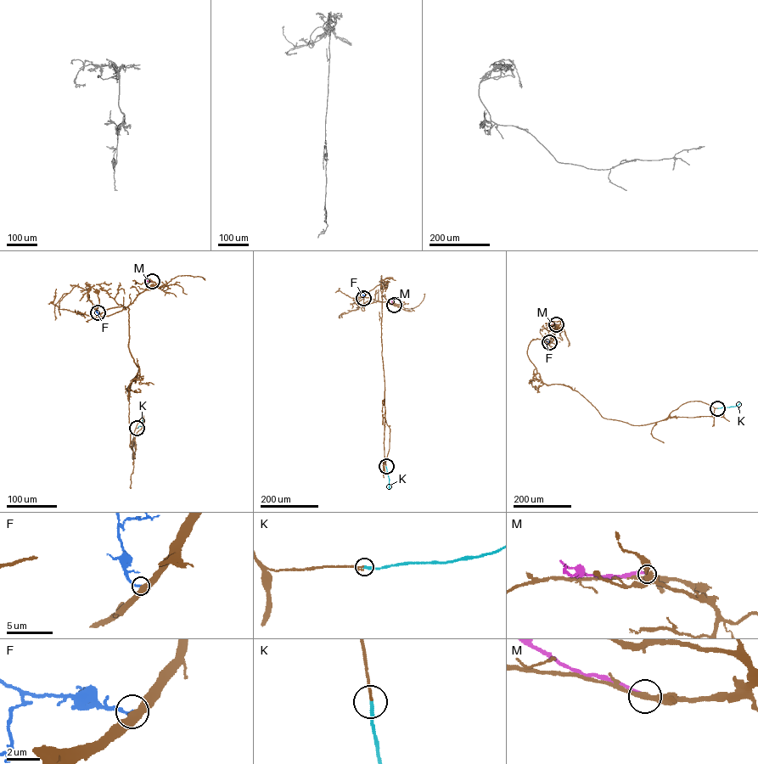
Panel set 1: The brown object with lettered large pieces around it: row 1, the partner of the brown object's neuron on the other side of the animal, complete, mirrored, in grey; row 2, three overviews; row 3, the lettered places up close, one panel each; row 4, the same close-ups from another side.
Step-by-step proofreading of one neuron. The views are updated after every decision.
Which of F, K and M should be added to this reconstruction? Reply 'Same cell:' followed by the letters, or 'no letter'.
Same cell: K

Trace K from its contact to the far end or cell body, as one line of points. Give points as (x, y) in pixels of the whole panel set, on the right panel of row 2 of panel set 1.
K: (717, 408), (735, 407), (739, 403)

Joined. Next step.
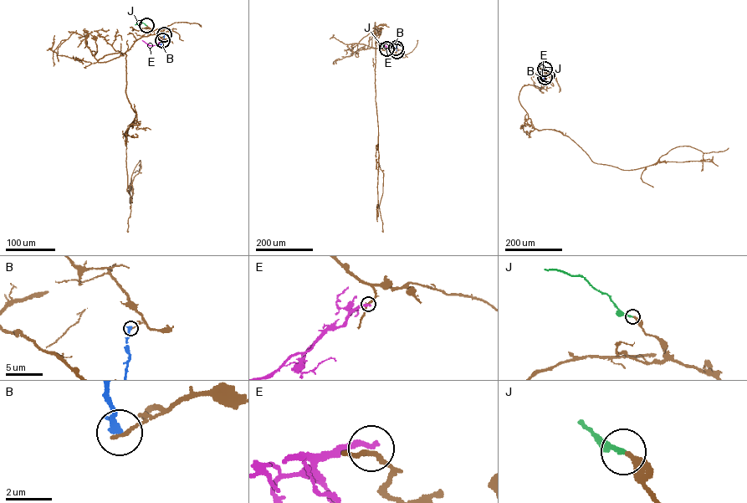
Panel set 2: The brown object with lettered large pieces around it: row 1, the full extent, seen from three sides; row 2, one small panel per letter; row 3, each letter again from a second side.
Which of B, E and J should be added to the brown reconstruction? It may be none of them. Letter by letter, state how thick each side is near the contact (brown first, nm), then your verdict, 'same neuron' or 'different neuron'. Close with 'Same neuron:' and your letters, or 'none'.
B: calibres 130 and 340 nm; different neuron
E: calibres 200 and 260 nm; different neuron
J: calibres 200 and 180 nm; same neuron
Same neuron: J

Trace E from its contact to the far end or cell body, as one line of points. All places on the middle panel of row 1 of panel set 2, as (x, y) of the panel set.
E: (396, 48), (384, 45)

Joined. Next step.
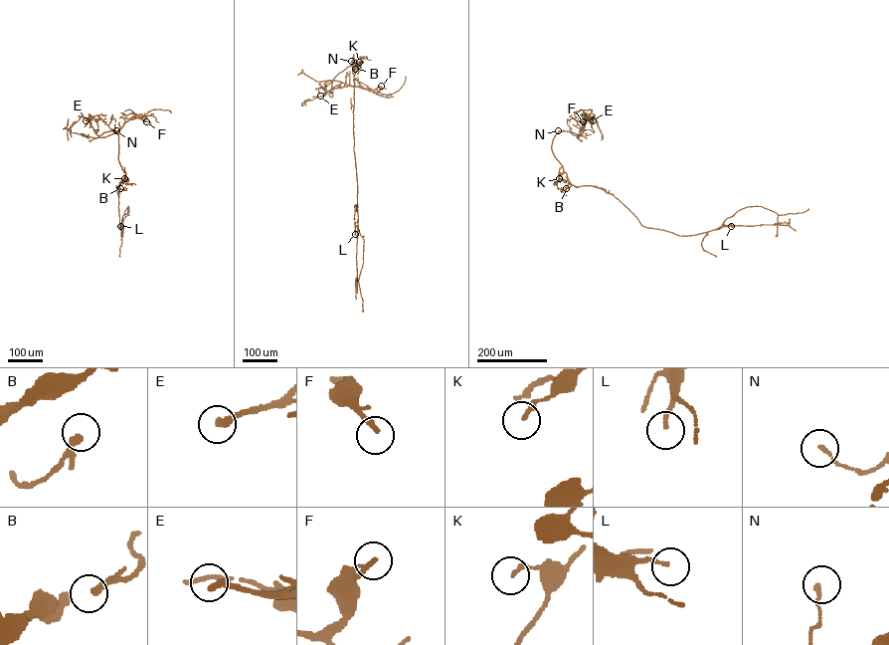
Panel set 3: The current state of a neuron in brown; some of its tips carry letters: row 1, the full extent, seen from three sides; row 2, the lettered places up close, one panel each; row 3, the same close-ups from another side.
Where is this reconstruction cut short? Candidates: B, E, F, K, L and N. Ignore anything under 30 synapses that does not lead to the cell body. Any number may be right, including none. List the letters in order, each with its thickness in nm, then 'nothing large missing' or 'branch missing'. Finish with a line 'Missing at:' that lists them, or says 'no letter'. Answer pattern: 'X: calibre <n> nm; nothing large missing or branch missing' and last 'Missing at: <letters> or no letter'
B: calibre 280 nm; nothing large missing
E: calibre 280 nm; nothing large missing
F: calibre 190 nm; nothing large missing
K: calibre 180 nm; nothing large missing
L: calibre 140 nm; nothing large missing
N: calibre 130 nm; nothing large missing
Missing at: no letter

